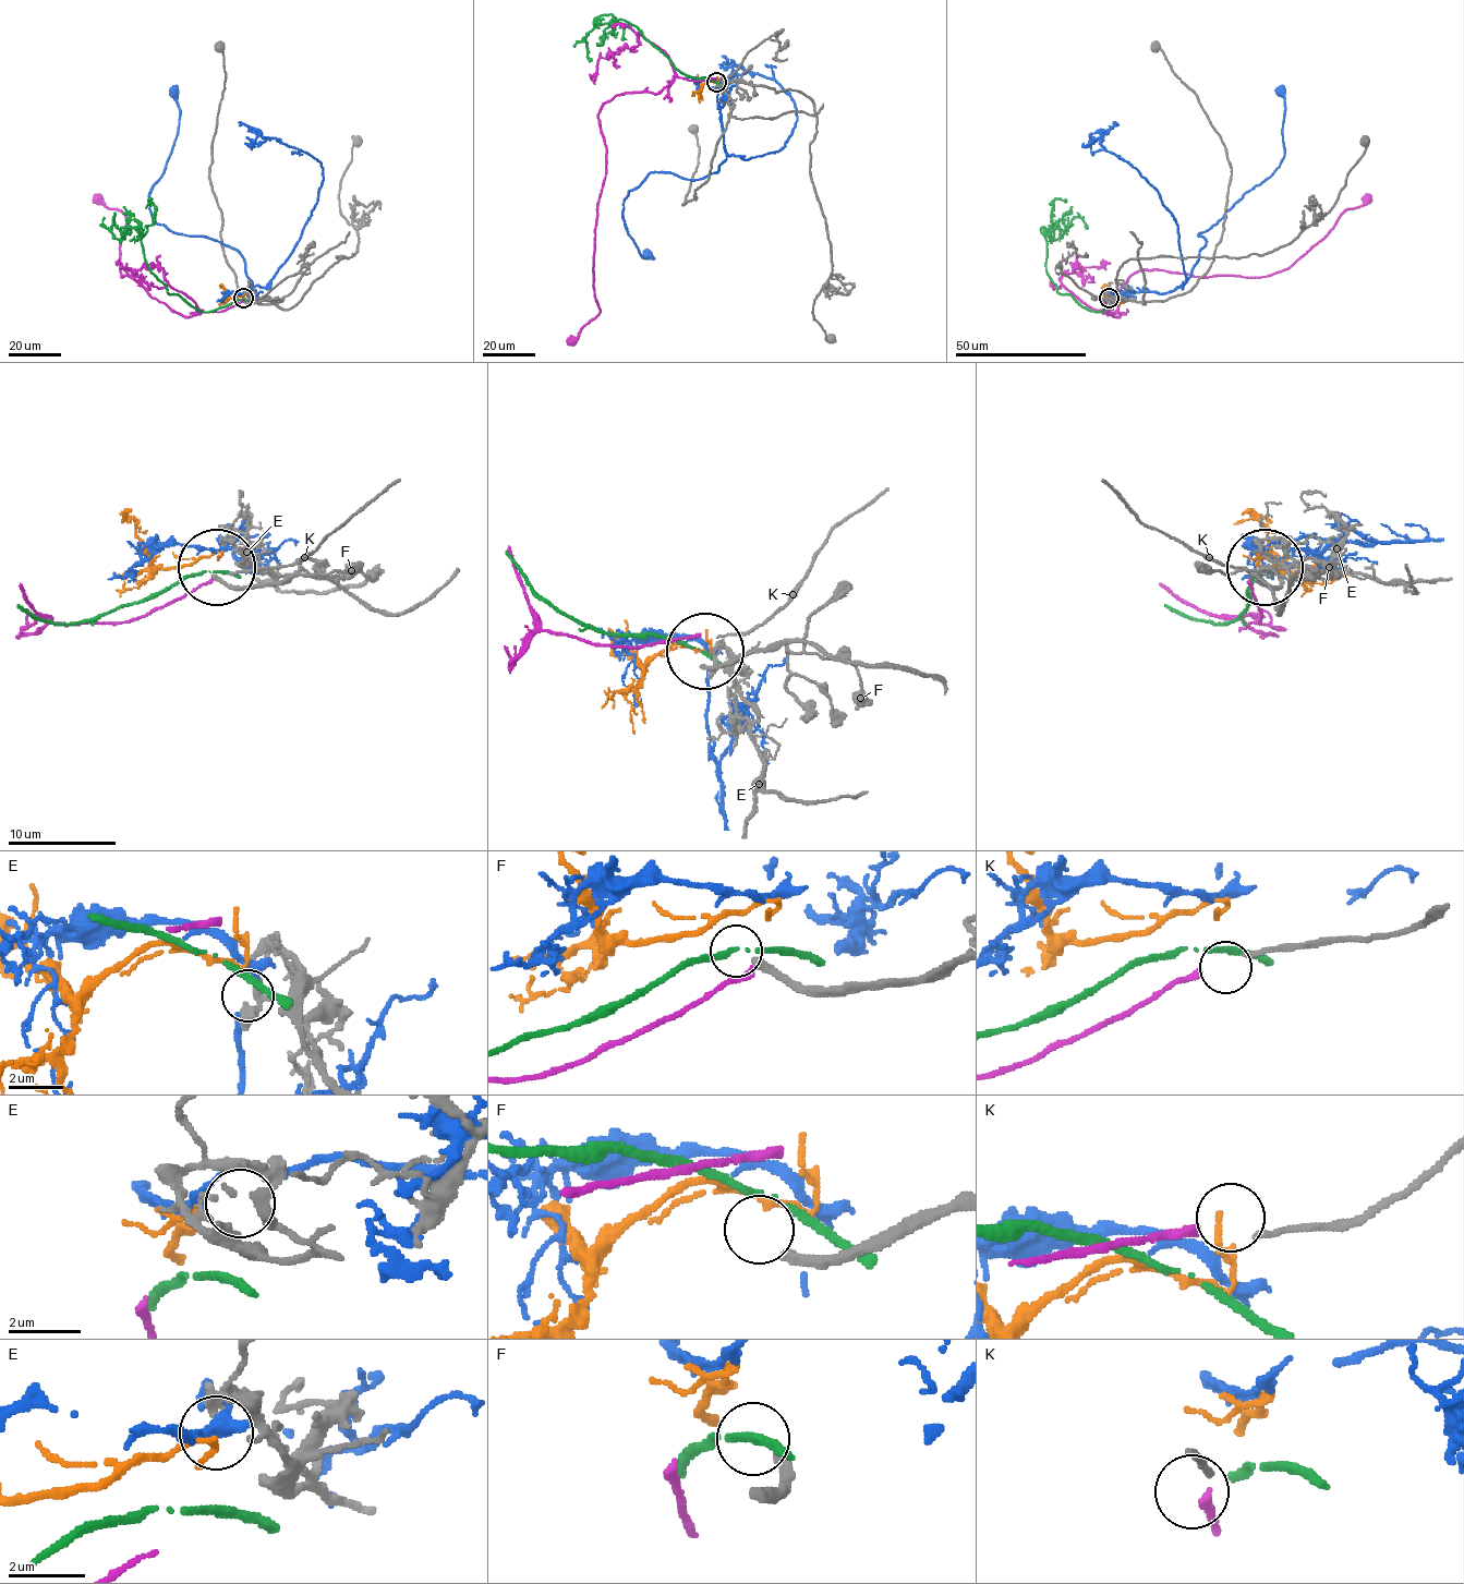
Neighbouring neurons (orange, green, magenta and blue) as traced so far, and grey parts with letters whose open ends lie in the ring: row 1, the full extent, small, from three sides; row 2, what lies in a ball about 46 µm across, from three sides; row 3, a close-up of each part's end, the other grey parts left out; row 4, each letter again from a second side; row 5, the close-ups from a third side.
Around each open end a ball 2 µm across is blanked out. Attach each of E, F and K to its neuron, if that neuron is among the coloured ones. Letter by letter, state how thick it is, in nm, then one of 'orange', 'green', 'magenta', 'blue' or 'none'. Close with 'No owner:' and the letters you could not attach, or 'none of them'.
E: 500 nm | orange
F: 320 nm | none
K: 150 nm | magenta
No owner: F

